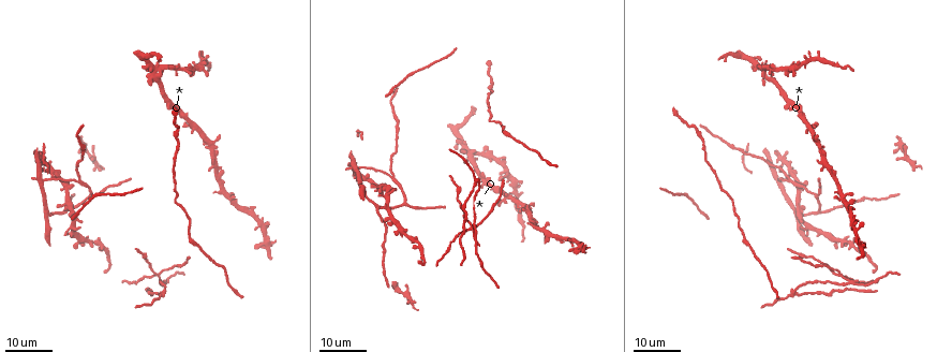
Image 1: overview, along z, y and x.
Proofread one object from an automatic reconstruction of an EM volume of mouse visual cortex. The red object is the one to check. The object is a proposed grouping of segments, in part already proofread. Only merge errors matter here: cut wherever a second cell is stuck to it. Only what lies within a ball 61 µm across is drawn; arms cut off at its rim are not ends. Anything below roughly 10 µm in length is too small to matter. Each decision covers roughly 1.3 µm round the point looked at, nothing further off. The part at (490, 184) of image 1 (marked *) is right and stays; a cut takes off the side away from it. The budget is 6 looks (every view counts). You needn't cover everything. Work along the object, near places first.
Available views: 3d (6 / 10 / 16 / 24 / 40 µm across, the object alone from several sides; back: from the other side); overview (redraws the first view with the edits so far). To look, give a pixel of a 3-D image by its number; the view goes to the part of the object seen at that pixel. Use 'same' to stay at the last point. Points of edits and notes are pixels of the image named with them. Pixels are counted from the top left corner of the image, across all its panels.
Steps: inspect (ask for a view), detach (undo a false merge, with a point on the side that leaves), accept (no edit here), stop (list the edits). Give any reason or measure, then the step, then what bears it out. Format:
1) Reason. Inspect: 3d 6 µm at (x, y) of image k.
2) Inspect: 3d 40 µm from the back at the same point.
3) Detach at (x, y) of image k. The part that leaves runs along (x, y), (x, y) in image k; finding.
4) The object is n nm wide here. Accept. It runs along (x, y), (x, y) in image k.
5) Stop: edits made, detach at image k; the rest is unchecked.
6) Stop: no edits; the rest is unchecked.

Inspect: 3d 16 µm at (502, 198) of image 1.

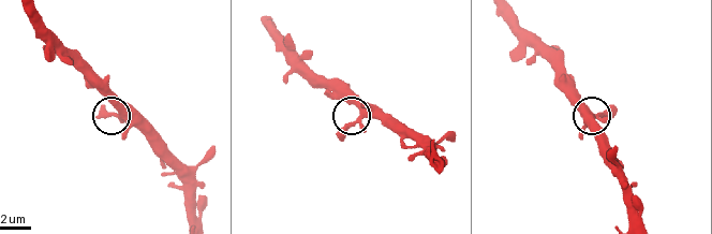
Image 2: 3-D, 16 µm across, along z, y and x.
Zoom in. Inspect: 3d 10 µm at (597, 117) of image 2.

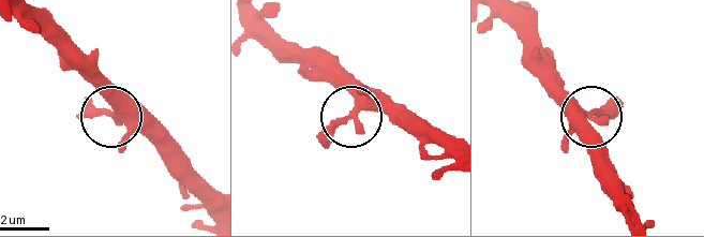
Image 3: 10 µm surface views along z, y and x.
Accept. One cell here.

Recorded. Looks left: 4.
Three arms meet. Inspect: 3d 24 µm at (379, 207) of image 1.

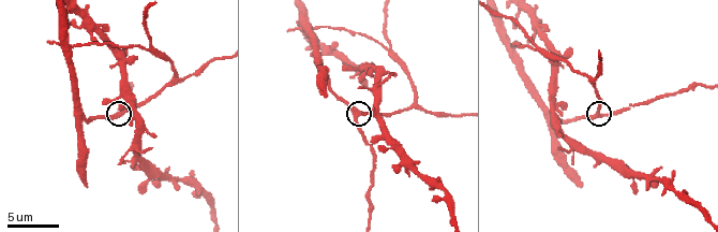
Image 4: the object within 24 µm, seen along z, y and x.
Inspect: 3d 6 µm at (356, 115) of image 4.

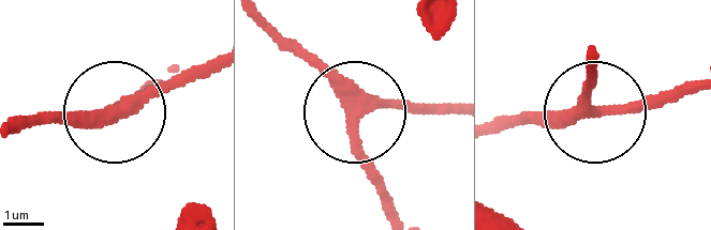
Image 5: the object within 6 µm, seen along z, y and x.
Inspect: 3d 6 µm from the back at (350, 118) of image 5.

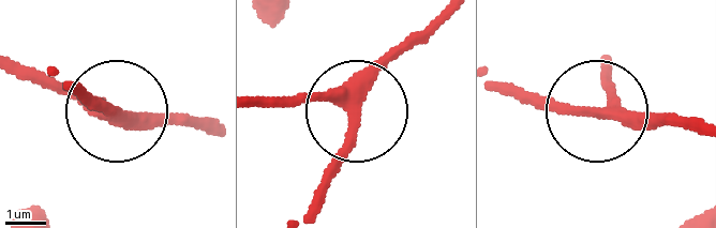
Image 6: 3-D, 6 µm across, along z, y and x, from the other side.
3 arms meet here. Accept. All the same cell.

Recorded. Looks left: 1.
Stop: no edits; the rest is unchecked.

